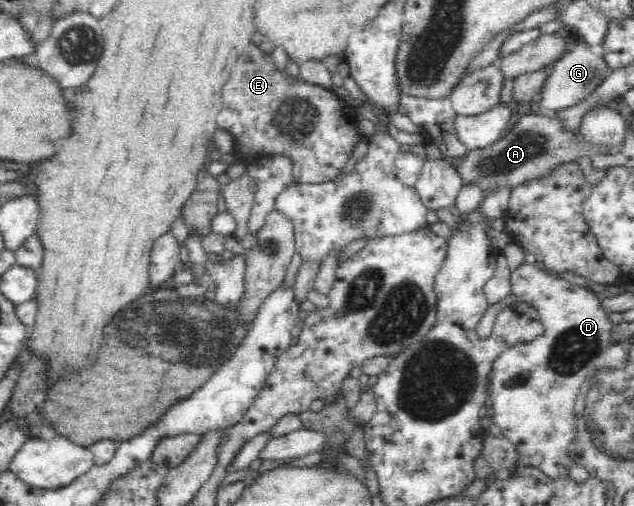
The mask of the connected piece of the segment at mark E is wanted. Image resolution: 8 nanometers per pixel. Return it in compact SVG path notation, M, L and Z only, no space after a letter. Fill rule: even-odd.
M251 44L230 72L230 77L220 90L221 110L216 118L219 129L233 134L235 152L242 152L257 158L277 153L287 153L293 159L293 178L301 183L324 183L335 180L343 173L345 164L351 158L353 148L364 138L359 132L358 118L354 107L330 89L307 84L285 77L273 66L272 55L264 56L258 46Z

